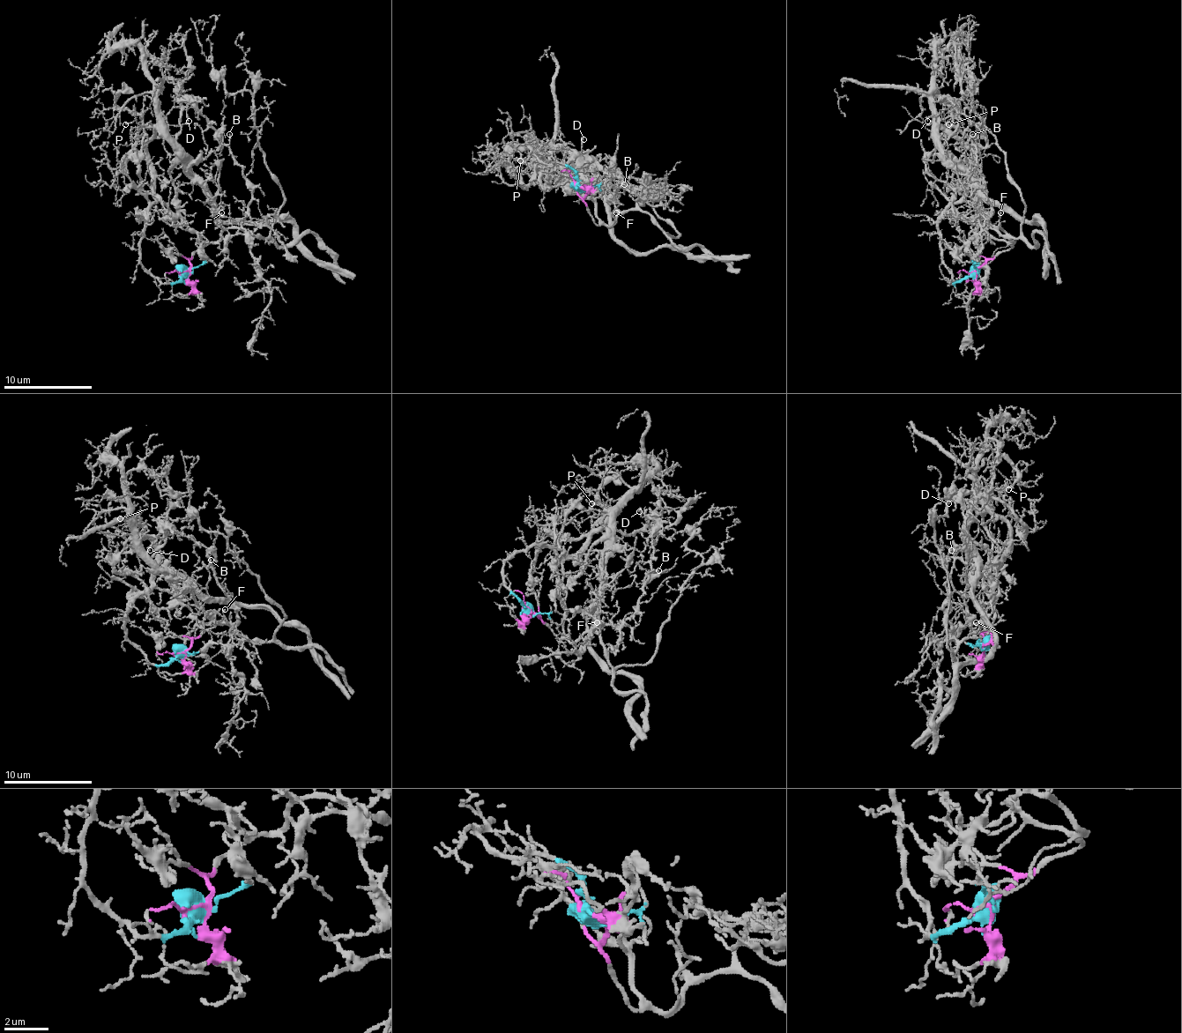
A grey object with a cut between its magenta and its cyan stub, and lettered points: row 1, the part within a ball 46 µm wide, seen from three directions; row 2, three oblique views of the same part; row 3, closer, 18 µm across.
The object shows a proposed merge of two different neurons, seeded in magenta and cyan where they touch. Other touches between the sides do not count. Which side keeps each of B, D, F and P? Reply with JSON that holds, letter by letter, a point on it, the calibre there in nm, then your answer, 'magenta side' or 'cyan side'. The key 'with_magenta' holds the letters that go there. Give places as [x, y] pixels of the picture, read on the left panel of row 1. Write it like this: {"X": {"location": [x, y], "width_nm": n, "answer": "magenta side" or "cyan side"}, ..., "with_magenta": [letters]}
{"B": {"location": [229, 134], "width_nm": 150, "answer": "magenta side"}, "D": {"location": [189, 121], "width_nm": 140, "answer": "magenta side"}, "F": {"location": [221, 212], "width_nm": 130, "answer": "magenta side"}, "P": {"location": [125, 124], "width_nm": 100, "answer": "cyan side"}, "with_magenta": ["B", "D", "F"]}

